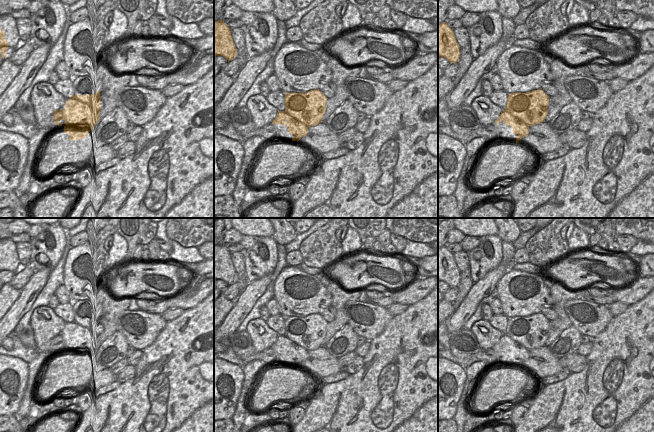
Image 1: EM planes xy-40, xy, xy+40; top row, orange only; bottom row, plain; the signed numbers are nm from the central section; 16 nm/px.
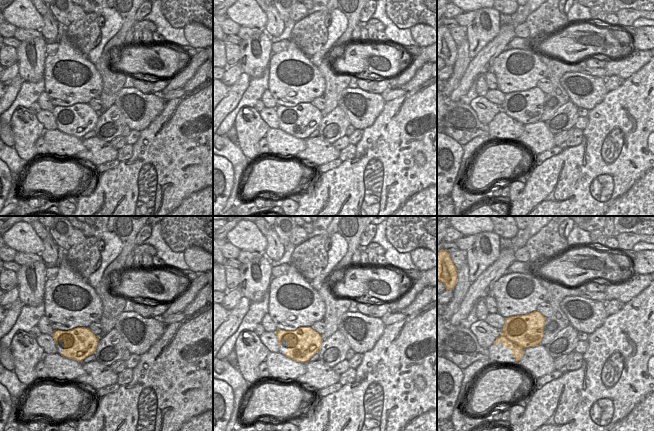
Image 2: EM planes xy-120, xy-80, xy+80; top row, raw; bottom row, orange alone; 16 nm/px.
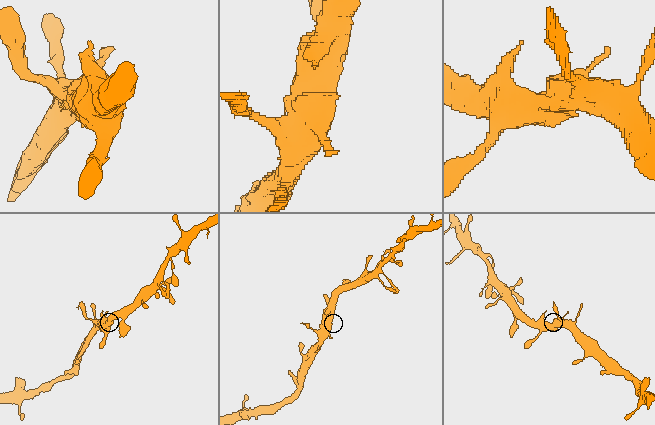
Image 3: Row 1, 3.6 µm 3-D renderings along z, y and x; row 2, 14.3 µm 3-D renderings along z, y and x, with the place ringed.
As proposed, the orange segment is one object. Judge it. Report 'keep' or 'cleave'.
keep

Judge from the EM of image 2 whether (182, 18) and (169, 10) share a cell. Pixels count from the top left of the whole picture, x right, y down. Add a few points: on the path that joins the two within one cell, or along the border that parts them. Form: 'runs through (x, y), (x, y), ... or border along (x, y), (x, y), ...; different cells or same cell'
runs through (179, 15), (172, 10); same cell

